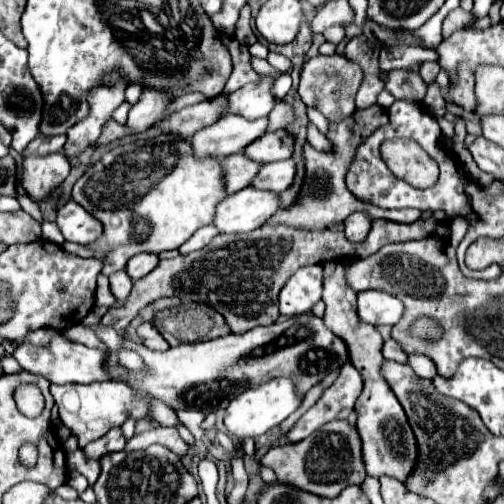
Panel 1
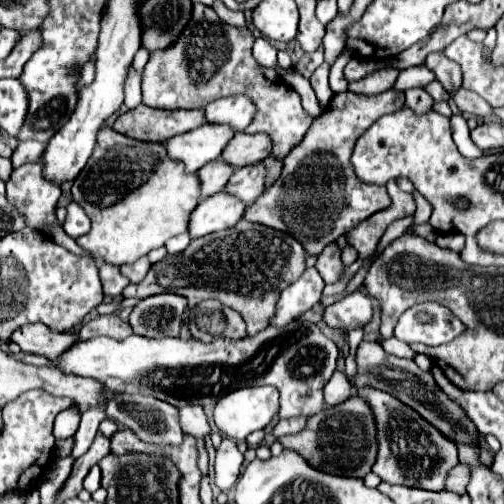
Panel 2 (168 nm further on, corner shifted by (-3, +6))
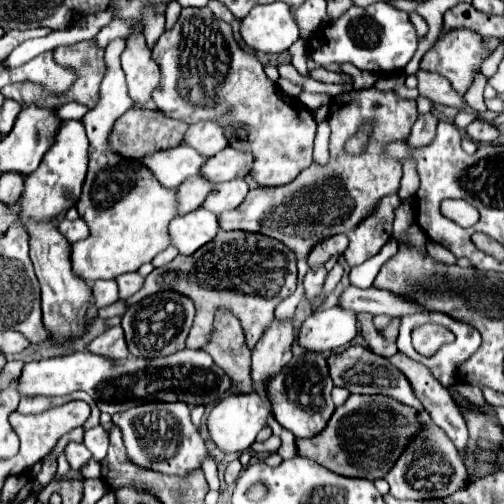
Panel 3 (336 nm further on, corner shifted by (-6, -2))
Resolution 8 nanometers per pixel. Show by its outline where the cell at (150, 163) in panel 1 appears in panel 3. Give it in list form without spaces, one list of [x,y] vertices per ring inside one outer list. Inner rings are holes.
[[[116,38],[104,50],[106,74],[100,84],[100,100],[84,116],[84,126],[90,140],[90,170],[76,208],[88,224],[90,236],[72,244],[72,268],[76,276],[86,282],[136,272],[144,262],[152,262],[156,254],[170,246],[168,224],[178,216],[176,190],[164,188],[142,160],[128,160],[112,152],[108,142],[114,122],[132,106],[120,66],[120,54],[124,48],[124,40]]]

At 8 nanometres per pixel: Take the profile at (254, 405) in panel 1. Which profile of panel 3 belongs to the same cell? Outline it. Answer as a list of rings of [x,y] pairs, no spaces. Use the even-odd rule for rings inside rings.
[[[256,392],[230,394],[212,408],[208,416],[208,430],[216,446],[222,448],[224,452],[244,452],[254,444],[256,434],[266,426],[266,422],[268,422],[268,406]]]

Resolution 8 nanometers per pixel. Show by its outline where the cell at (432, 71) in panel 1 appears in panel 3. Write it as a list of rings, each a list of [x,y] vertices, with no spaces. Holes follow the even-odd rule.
[[[460,28],[460,32],[442,30],[436,44],[424,54],[420,68],[448,78],[452,88],[464,94],[472,84],[474,70],[486,56],[488,54],[476,32],[468,32],[464,28]]]

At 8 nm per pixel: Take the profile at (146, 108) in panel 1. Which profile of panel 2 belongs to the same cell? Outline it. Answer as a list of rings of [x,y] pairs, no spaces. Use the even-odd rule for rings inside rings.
[[[193,4],[191,20],[185,24],[181,36],[171,46],[151,52],[149,62],[143,68],[143,102],[151,108],[163,110],[193,110],[203,108],[215,98],[245,94],[257,108],[255,118],[245,132],[269,134],[273,142],[271,156],[283,160],[287,152],[303,140],[315,118],[303,110],[299,94],[287,86],[275,70],[263,68],[255,62],[251,54],[253,40],[255,38],[247,28],[225,24],[211,6]]]

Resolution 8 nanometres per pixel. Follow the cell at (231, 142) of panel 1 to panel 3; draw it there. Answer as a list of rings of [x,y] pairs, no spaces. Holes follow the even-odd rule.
[[[180,144],[170,150],[154,152],[152,156],[144,158],[144,164],[152,168],[152,174],[164,184],[166,188],[178,188],[186,178],[200,172],[206,158],[198,154],[188,144]]]

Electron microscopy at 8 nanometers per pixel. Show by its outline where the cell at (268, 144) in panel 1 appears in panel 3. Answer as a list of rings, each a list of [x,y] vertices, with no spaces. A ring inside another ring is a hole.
[[[228,146],[220,150],[216,156],[208,158],[208,164],[204,164],[204,170],[200,170],[200,174],[214,182],[246,178],[252,170],[252,160],[254,156],[250,152],[242,152]]]

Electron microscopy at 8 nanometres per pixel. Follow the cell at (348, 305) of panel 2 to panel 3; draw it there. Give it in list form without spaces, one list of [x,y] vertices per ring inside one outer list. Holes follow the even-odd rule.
[[[326,308],[314,312],[300,328],[298,342],[306,350],[326,352],[350,344],[358,334],[356,312],[346,308]]]

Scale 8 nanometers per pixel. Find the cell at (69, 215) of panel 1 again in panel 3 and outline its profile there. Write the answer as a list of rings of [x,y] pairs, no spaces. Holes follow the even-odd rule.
[[[76,218],[74,222],[70,222],[70,220],[62,220],[60,224],[58,224],[58,228],[60,228],[60,232],[66,236],[66,240],[70,242],[70,244],[74,244],[76,240],[84,240],[86,236],[88,236],[88,226],[86,226],[86,222],[82,220],[82,218]]]

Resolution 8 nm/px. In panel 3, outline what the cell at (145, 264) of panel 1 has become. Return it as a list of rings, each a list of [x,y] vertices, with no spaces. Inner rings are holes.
[[[130,272],[130,274],[118,276],[116,282],[118,282],[118,290],[120,290],[120,300],[128,300],[132,294],[136,294],[142,288],[144,276],[140,276],[138,272]]]

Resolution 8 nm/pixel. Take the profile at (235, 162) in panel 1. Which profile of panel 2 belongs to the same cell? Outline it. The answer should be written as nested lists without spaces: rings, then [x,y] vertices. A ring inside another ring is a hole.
[[[213,160],[197,170],[197,176],[201,180],[201,198],[213,196],[221,192],[221,188],[227,184],[229,176],[235,172],[233,166],[225,164],[223,160]]]

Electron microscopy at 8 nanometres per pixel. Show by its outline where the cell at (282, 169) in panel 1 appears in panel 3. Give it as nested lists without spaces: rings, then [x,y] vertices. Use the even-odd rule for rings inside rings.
[[[236,178],[236,180],[230,180],[230,182],[220,182],[220,184],[216,184],[214,192],[204,202],[204,208],[208,208],[210,212],[216,212],[216,214],[238,208],[244,202],[248,190],[250,190],[250,186],[244,178]]]

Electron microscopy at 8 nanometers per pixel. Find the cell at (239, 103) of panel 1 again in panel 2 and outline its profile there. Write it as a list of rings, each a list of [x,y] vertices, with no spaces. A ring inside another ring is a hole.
[[[243,94],[219,98],[205,106],[207,124],[229,124],[229,128],[237,128],[237,132],[243,132],[253,120],[253,116],[255,116],[255,106]]]

